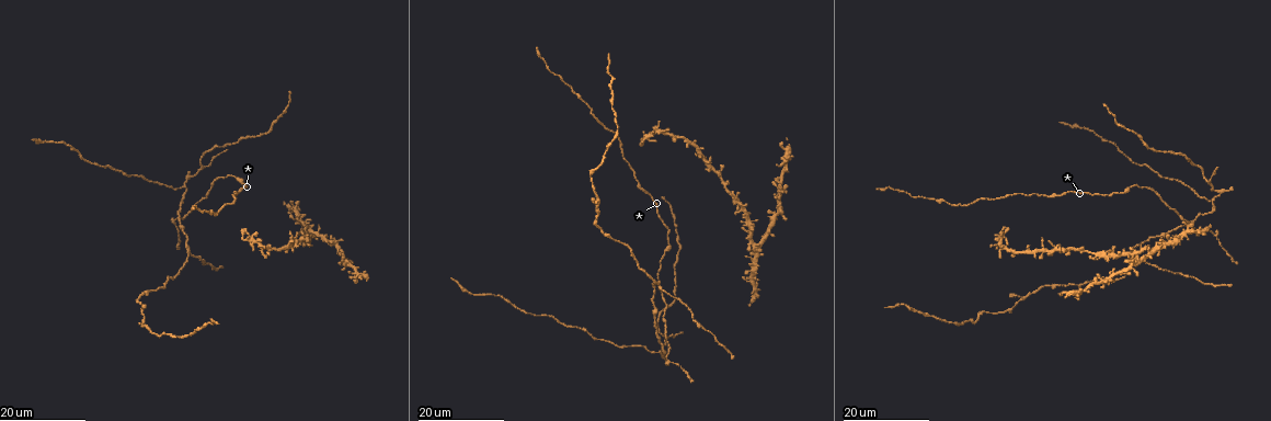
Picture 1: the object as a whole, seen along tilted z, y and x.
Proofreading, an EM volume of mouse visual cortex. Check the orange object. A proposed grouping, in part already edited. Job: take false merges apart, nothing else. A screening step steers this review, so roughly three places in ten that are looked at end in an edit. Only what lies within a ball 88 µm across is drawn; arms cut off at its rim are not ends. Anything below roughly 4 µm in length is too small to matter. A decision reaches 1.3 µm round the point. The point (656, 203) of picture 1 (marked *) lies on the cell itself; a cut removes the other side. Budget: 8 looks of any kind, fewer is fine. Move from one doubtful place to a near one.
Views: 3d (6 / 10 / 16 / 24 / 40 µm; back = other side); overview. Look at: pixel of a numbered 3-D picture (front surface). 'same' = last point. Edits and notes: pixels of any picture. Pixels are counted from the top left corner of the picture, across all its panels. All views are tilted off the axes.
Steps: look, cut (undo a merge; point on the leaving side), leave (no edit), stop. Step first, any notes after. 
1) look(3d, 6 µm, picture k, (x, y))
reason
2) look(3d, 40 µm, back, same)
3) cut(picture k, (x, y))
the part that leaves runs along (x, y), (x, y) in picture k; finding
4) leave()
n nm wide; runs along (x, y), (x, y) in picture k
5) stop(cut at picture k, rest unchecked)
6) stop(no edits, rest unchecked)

look(3d, 24 µm, picture 1, (190, 250))
three-way junction

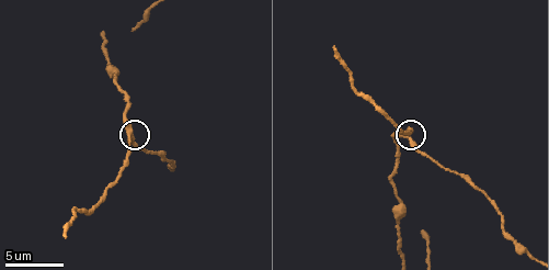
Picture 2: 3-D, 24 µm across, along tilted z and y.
look(3d, 10 µm, picture 2, (132, 134))

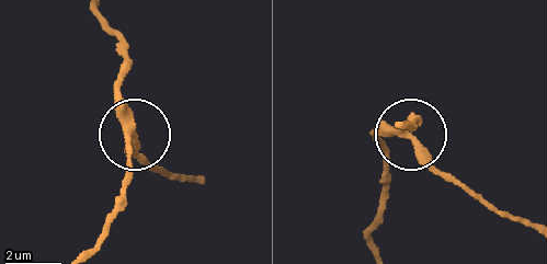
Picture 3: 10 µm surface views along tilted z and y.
leave()
side arm 28 µm; runs along (105, 16), (125, 44), (121, 111), (144, 165) in picture 3; all the same cell

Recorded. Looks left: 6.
look(3d, 24 µm, picture 1, (664, 333))

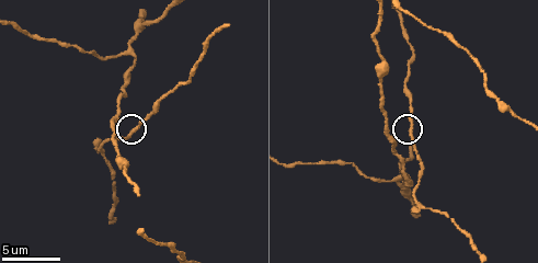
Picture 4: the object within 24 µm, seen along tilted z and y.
look(3d, 6 µm, picture 4, (132, 131))

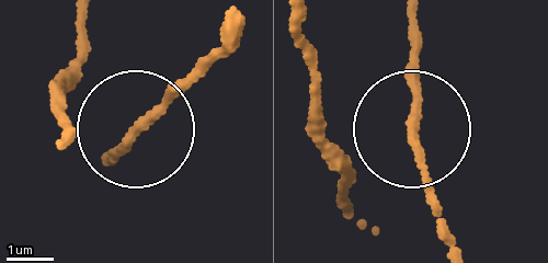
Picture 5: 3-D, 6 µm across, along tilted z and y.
leave()
3 arms; runs along (412, 11), (419, 138), (446, 231) in picture 5; all the same cell

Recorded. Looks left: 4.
look(3d, 16 µm, picture 1, (1156, 249))

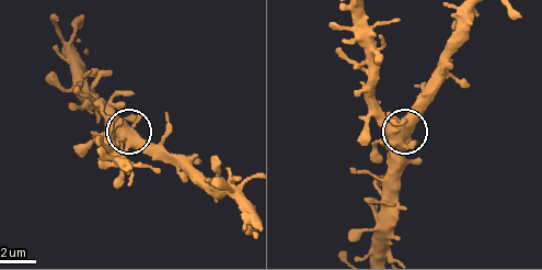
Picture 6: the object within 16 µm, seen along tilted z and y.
look(3d, 10 µm, picture 6, (133, 134))
zoom in

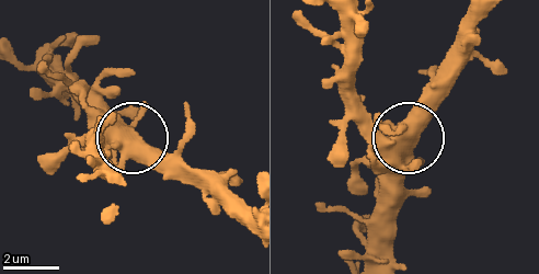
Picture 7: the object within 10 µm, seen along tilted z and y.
look(3d, 10 µm, back, picture 7, (132, 137))
other side

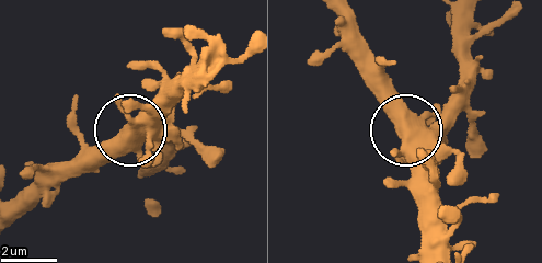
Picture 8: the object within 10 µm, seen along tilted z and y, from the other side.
leave()
570 nm wide; one cell here

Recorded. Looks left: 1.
stop(no edits, rest unchecked)

